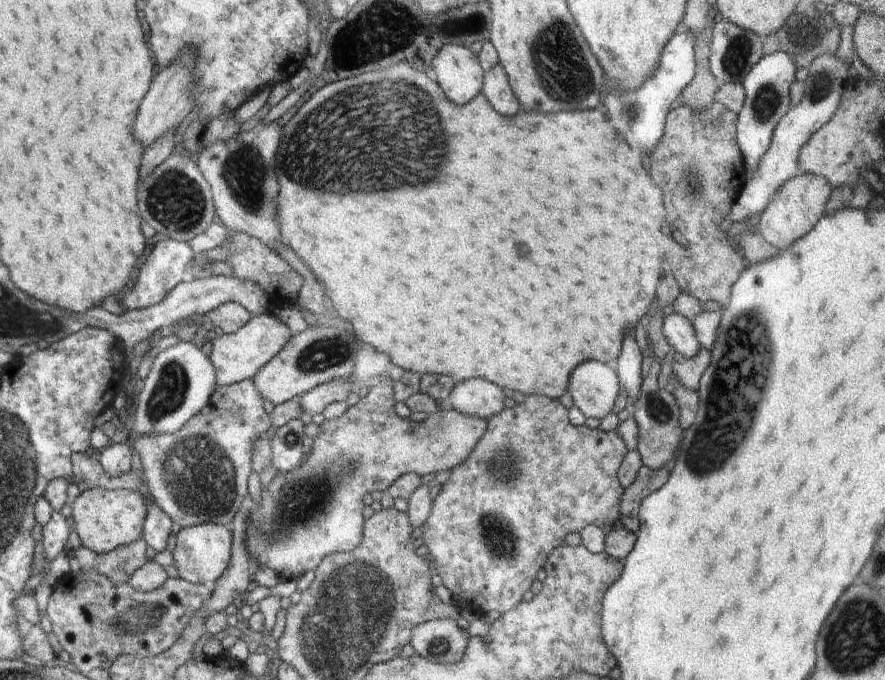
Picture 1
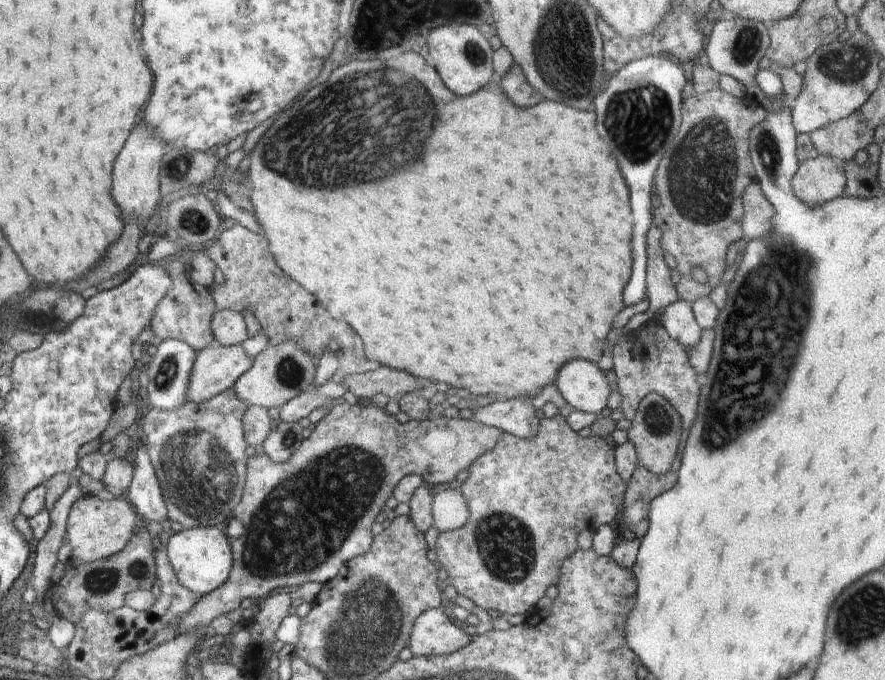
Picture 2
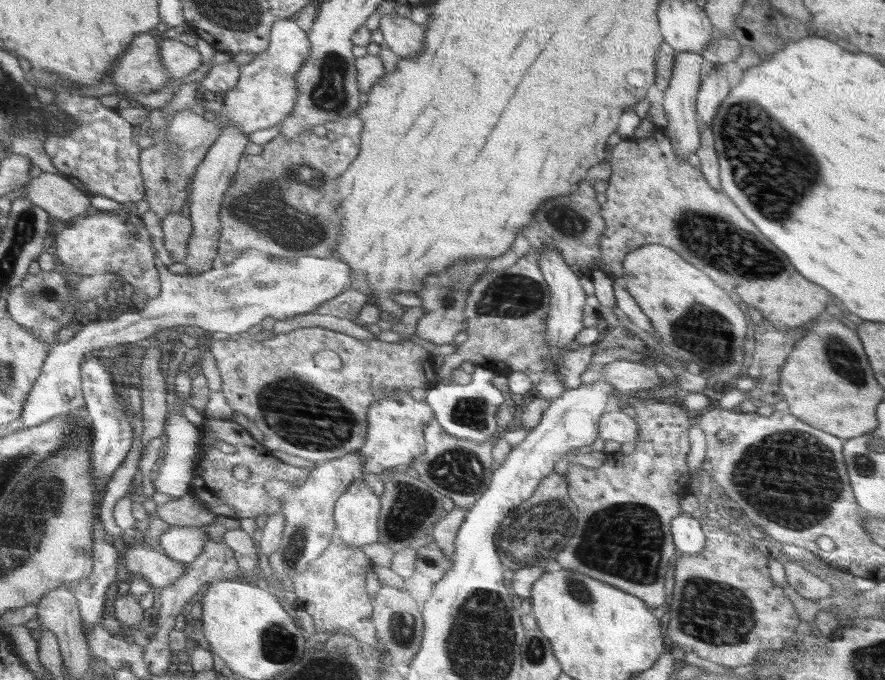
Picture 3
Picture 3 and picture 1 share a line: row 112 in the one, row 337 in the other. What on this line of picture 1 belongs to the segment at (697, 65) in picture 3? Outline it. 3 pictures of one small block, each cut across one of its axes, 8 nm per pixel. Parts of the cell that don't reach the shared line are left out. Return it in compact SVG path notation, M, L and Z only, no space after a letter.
M676 312L663 318L663 334L672 350L685 357L693 357L701 349L693 323Z

